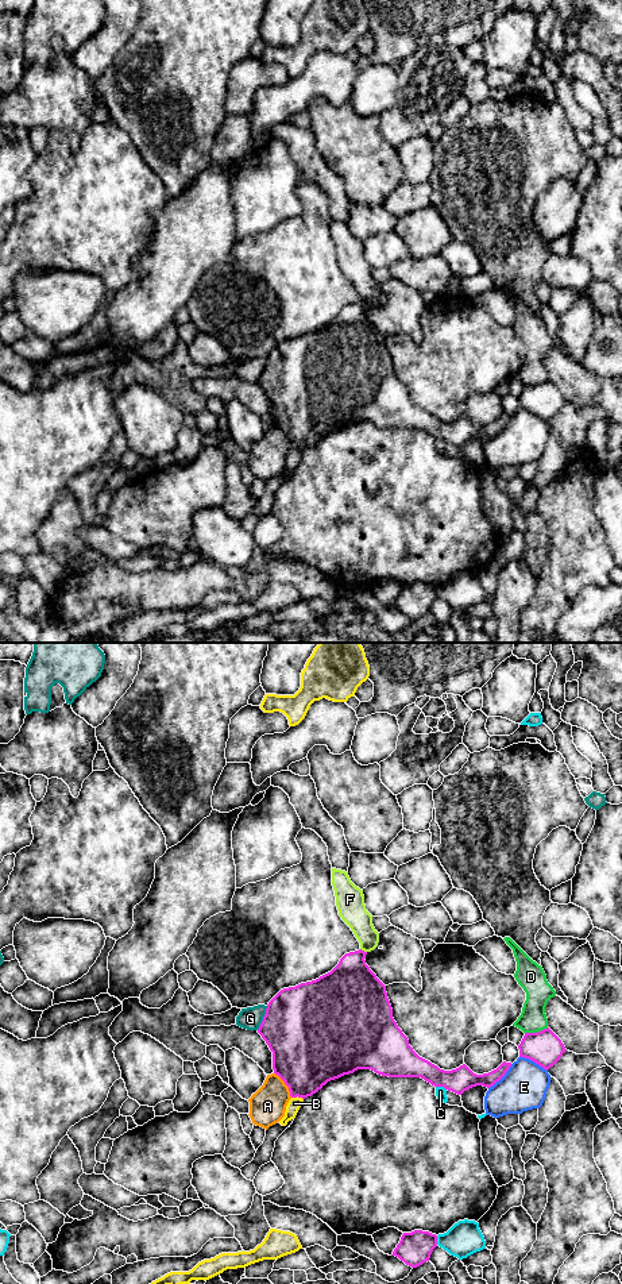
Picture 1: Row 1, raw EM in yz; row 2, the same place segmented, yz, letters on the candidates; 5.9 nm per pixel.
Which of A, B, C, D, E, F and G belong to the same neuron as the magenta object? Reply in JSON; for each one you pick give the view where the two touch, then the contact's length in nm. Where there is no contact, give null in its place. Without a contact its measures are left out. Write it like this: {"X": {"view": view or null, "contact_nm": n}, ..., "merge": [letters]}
{"merge": []}

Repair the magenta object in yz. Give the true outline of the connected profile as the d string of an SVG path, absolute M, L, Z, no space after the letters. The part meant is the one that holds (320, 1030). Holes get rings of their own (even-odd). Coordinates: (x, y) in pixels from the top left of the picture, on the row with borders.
M362 949L345 953L331 972L283 988L268 1002L258 1033L273 1052L274 1073L289 1087L291 1098L312 1096L328 1081L358 1069L389 1077L421 1077L457 1095L476 1086L490 1088L506 1075L511 1063L476 1075L465 1064L444 1071L420 1057L394 1021L386 986L366 964L366 955Z

